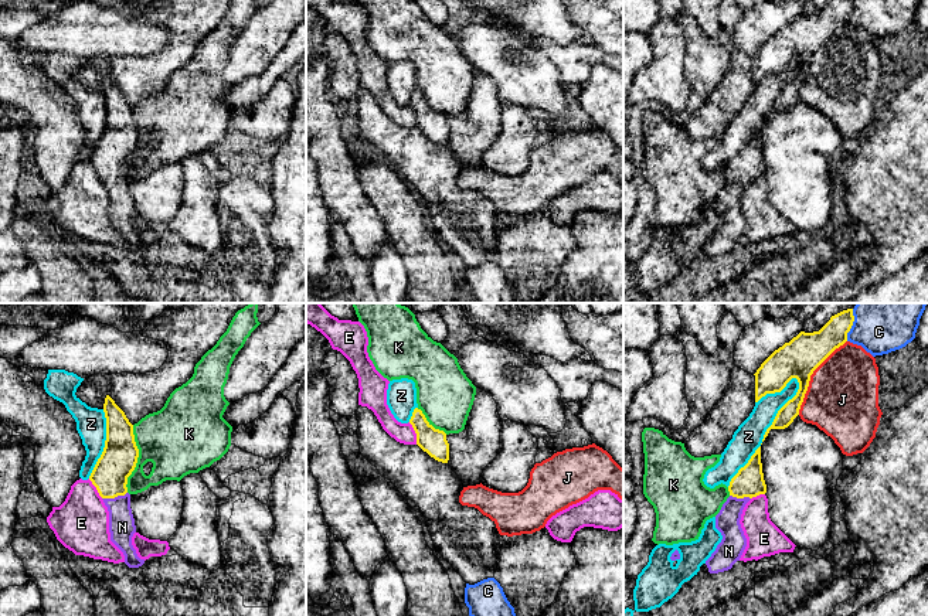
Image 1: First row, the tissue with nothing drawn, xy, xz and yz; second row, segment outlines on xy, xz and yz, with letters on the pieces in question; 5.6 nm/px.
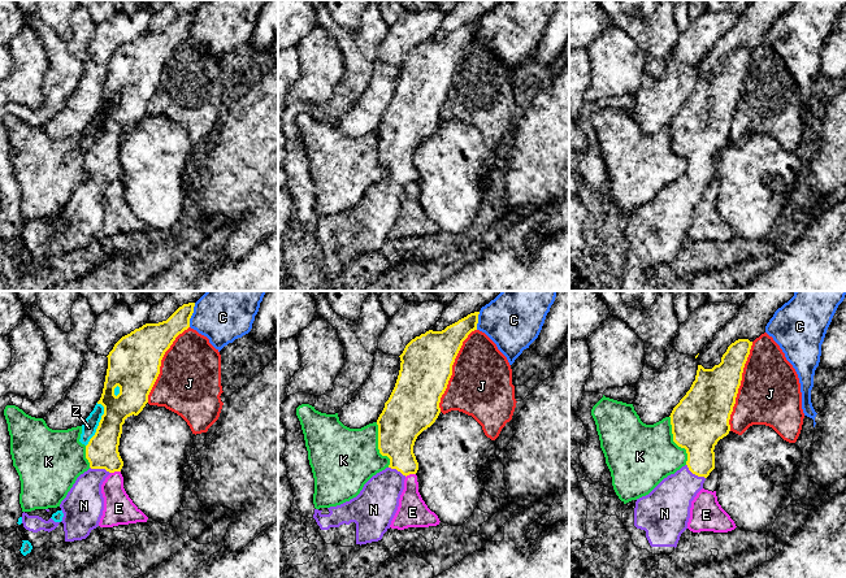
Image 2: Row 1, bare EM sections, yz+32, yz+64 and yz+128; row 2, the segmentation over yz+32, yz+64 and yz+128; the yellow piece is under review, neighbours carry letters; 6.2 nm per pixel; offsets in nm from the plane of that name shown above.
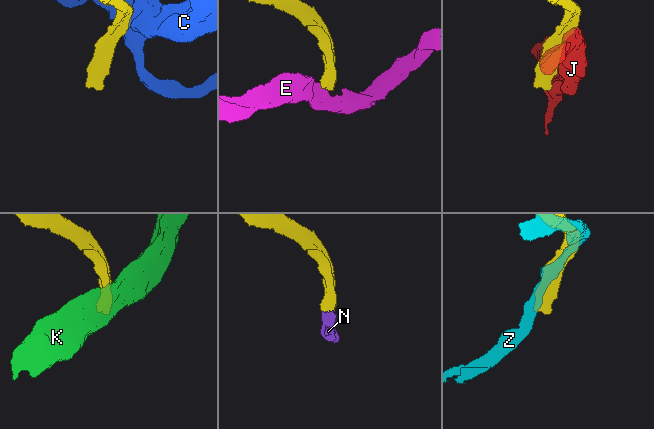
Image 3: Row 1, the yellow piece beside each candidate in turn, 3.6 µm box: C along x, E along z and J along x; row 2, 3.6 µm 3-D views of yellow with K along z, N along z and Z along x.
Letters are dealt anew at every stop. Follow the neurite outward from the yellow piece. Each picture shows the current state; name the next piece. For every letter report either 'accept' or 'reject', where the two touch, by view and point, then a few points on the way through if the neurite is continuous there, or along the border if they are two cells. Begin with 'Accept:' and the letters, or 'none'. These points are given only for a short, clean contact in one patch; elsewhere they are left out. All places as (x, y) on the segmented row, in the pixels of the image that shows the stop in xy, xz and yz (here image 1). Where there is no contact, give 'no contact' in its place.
Accept: N
C: reject; meets yellow in yz at (852, 324)
E: reject; meets yellow in xz at (415, 432); border along xz (408, 422), (415, 434), (417, 443)
J: reject; meets yellow in yz at (809, 377)
K: reject; meets yellow in xy at (136, 459); border along xy (133, 425), (138, 462), (128, 477), (126, 492)
N: accept; meets yellow in xy at (114, 497); runs through xy (118, 460), (114, 466), (114, 497), (122, 527)
Z: reject; meets yellow in yz at (765, 432)

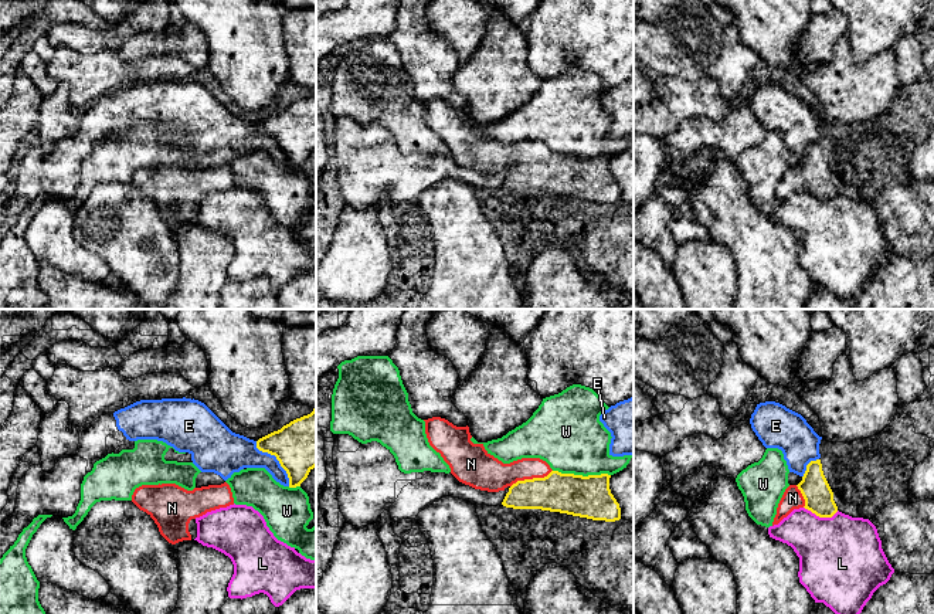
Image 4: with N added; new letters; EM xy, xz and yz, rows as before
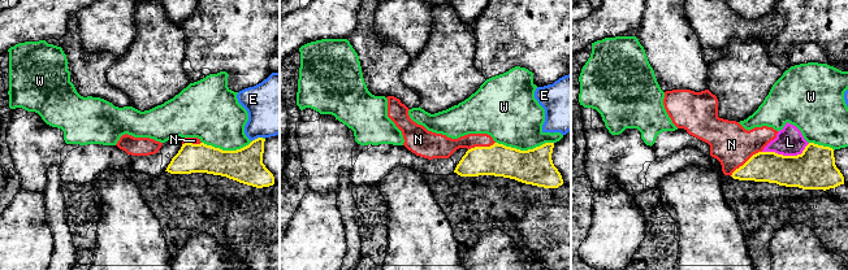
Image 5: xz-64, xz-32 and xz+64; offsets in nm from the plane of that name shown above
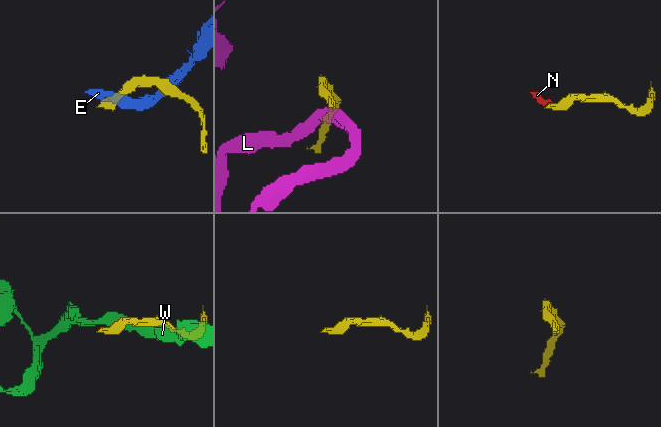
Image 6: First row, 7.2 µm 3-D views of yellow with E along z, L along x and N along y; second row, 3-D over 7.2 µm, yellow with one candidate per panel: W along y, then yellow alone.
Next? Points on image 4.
Accept: N
E: reject; meets yellow in xy at (277, 458)
L: reject; meets yellow in yz at (821, 516)
N: accept; meets yellow in xz at (530, 479); runs through xz (570, 494), (540, 488), (530, 479), (523, 475), (489, 474)
W: reject; meets yellow in xz at (581, 475)

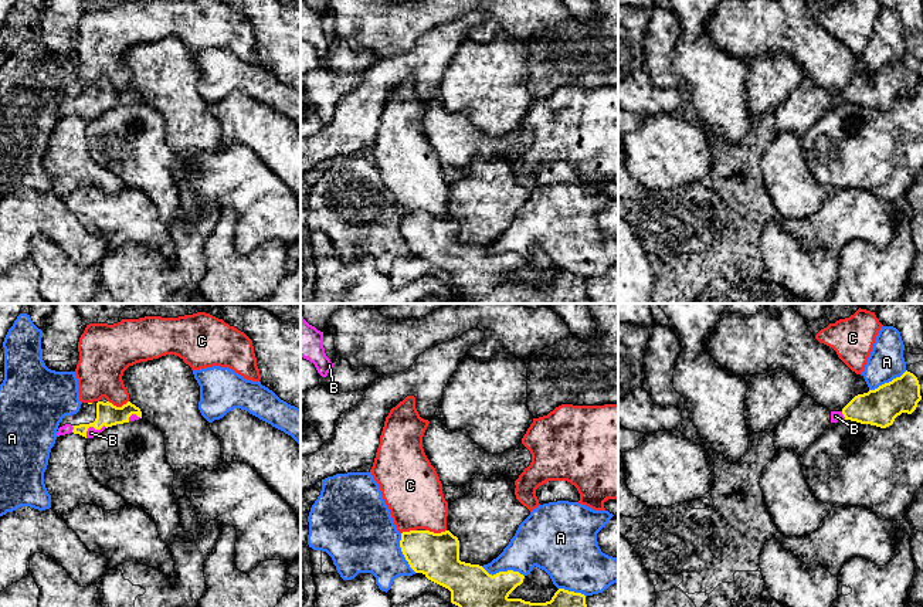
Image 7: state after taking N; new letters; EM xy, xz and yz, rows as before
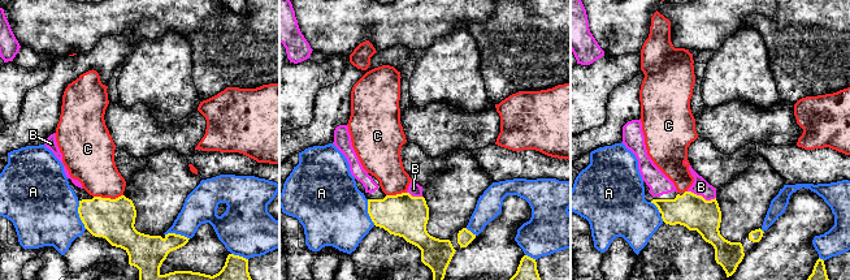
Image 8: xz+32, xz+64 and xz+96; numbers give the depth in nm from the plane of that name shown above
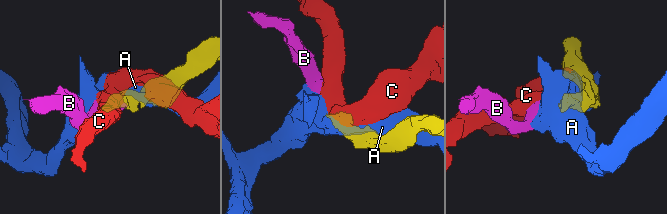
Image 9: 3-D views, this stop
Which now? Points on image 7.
Accept: B
A: reject; meets yellow in xz at (502, 572)
B: accept; meets yellow in xy at (92, 426); runs through xy (108, 414), (92, 426), (91, 433)
C: reject; meets yellow in xy at (118, 407); border along xy (108, 400), (116, 406), (128, 402)

